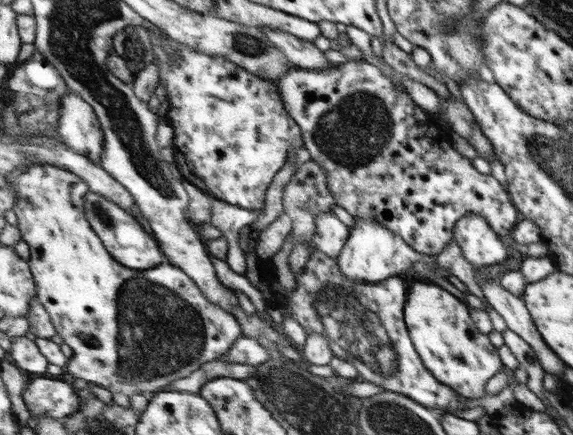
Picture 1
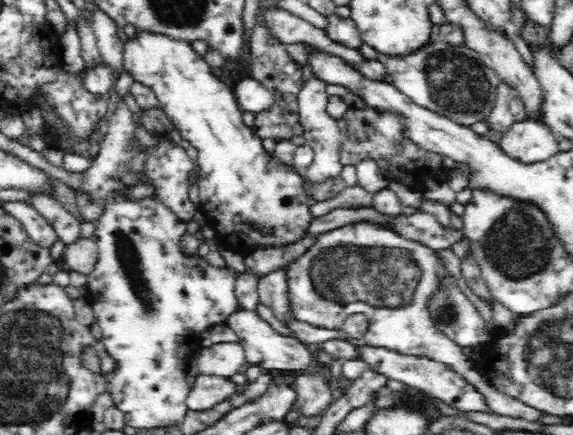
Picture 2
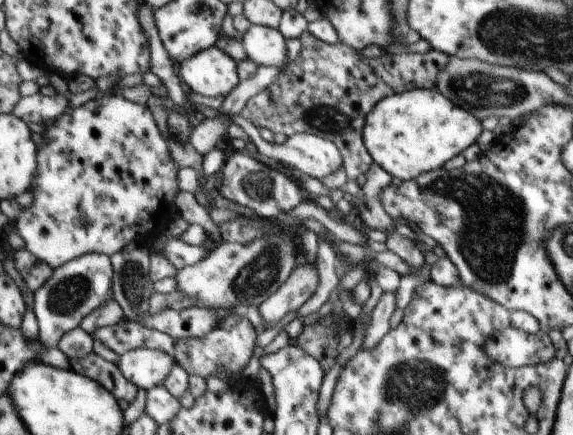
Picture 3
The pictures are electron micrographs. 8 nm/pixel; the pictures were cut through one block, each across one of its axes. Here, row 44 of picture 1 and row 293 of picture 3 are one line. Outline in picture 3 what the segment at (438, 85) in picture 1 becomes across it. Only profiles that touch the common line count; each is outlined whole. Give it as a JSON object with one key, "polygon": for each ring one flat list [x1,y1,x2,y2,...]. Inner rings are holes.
{"polygon":[[384,293,374,310,372,310,371,322,364,335,362,350,375,348,376,344,391,330,389,321,396,310,395,294]]}

